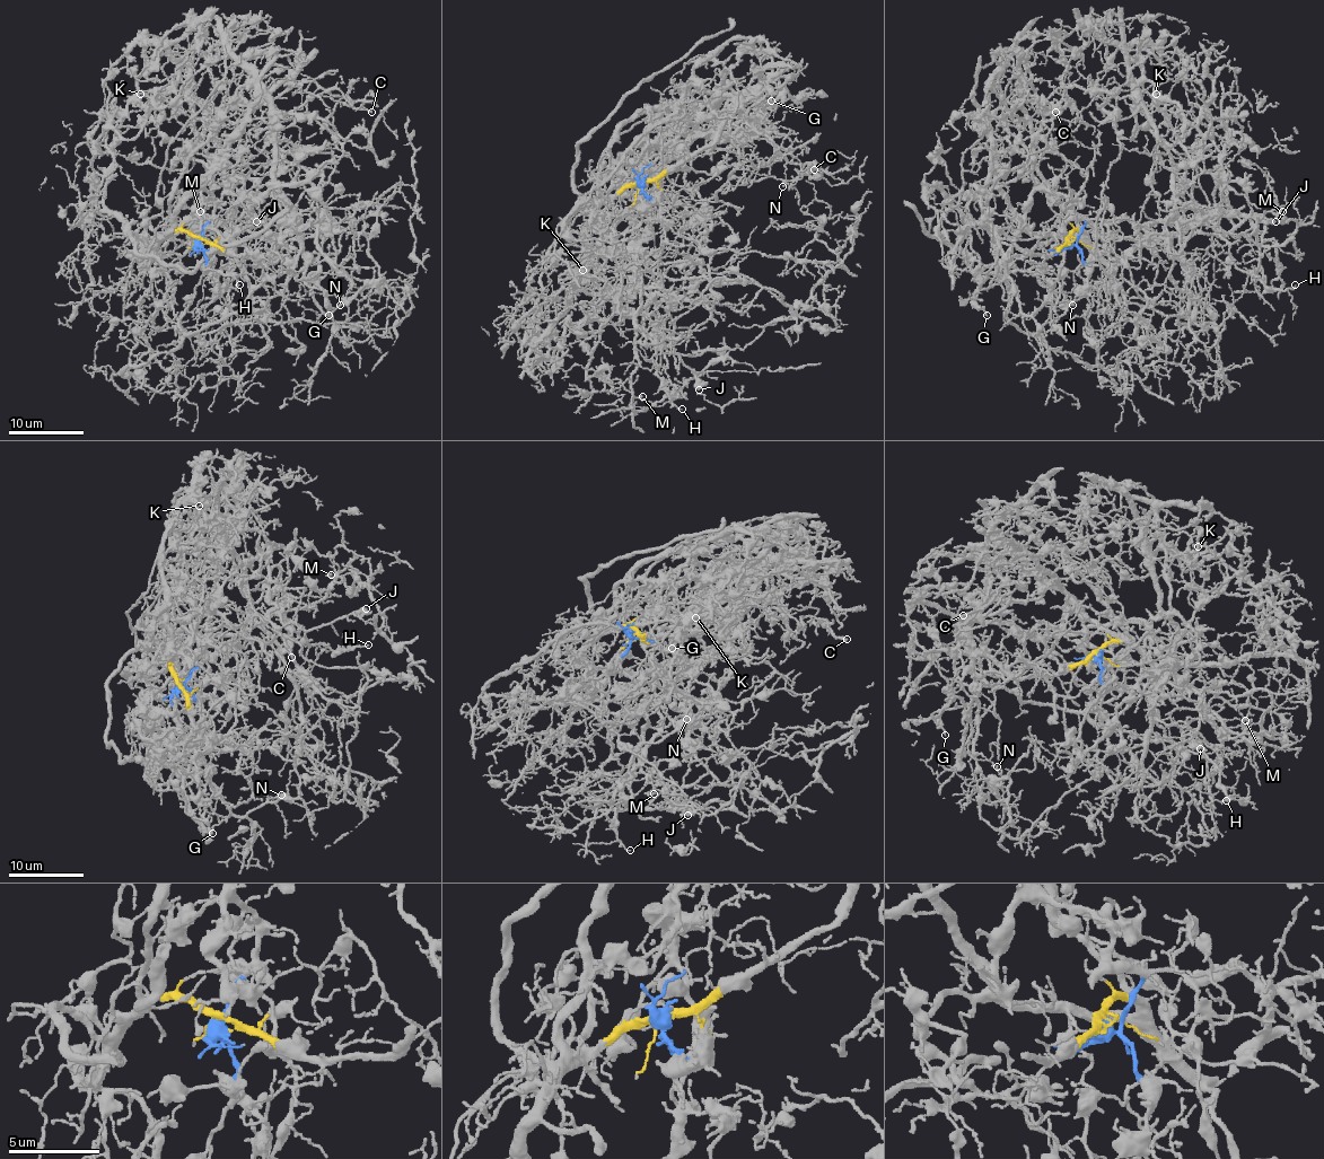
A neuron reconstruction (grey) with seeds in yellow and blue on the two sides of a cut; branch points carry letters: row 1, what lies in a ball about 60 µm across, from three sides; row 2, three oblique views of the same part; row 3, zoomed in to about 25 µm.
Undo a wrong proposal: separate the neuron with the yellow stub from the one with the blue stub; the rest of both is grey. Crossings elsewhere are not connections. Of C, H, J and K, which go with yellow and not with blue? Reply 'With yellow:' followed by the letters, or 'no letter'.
With yellow: H, J

